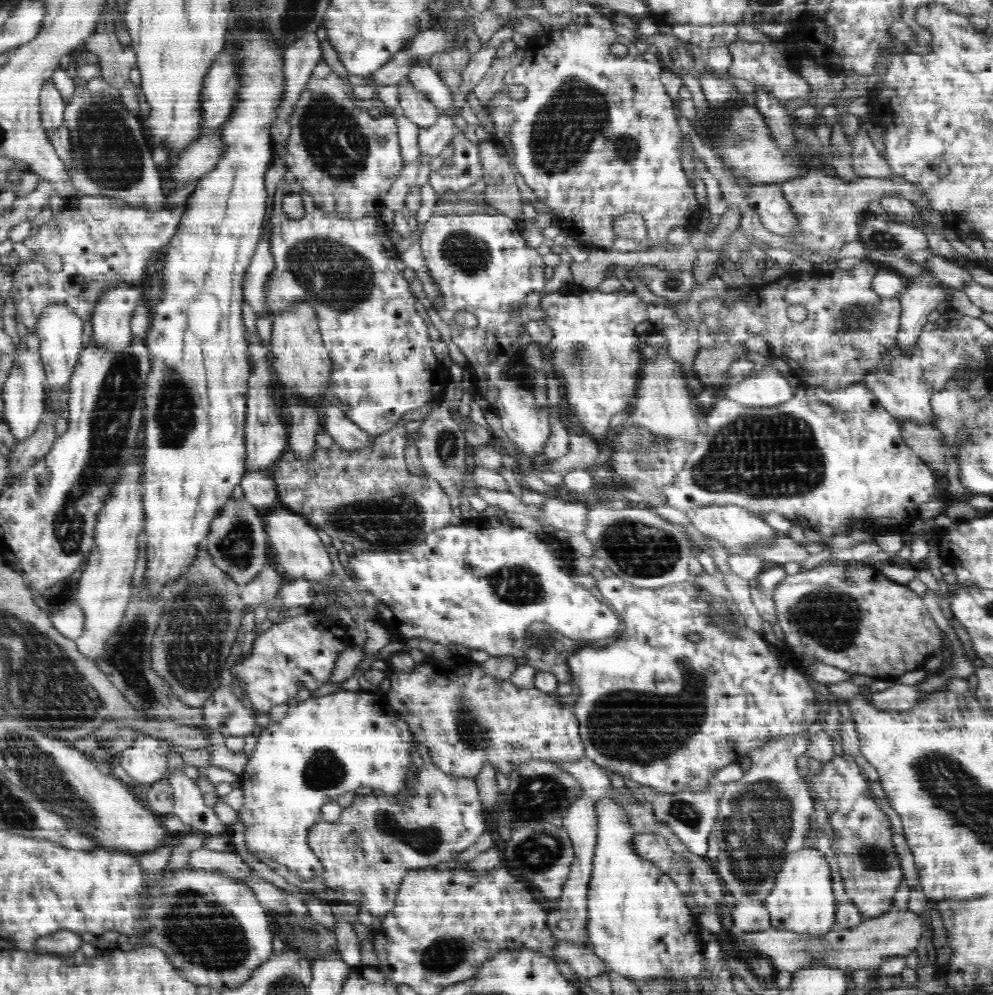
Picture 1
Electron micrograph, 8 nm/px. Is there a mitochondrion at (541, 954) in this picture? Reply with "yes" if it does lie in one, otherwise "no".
no

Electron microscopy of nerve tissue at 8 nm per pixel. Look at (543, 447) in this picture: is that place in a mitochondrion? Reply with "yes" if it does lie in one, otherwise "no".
no

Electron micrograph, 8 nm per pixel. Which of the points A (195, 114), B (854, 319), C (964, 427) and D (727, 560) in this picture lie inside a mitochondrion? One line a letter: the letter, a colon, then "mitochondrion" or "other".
A: other
B: mitochondrion
C: mitochondrion
D: other

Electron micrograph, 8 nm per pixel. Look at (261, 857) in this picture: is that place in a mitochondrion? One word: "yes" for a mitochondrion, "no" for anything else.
no

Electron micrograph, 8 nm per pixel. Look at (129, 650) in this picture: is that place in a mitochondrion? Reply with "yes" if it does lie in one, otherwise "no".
yes

